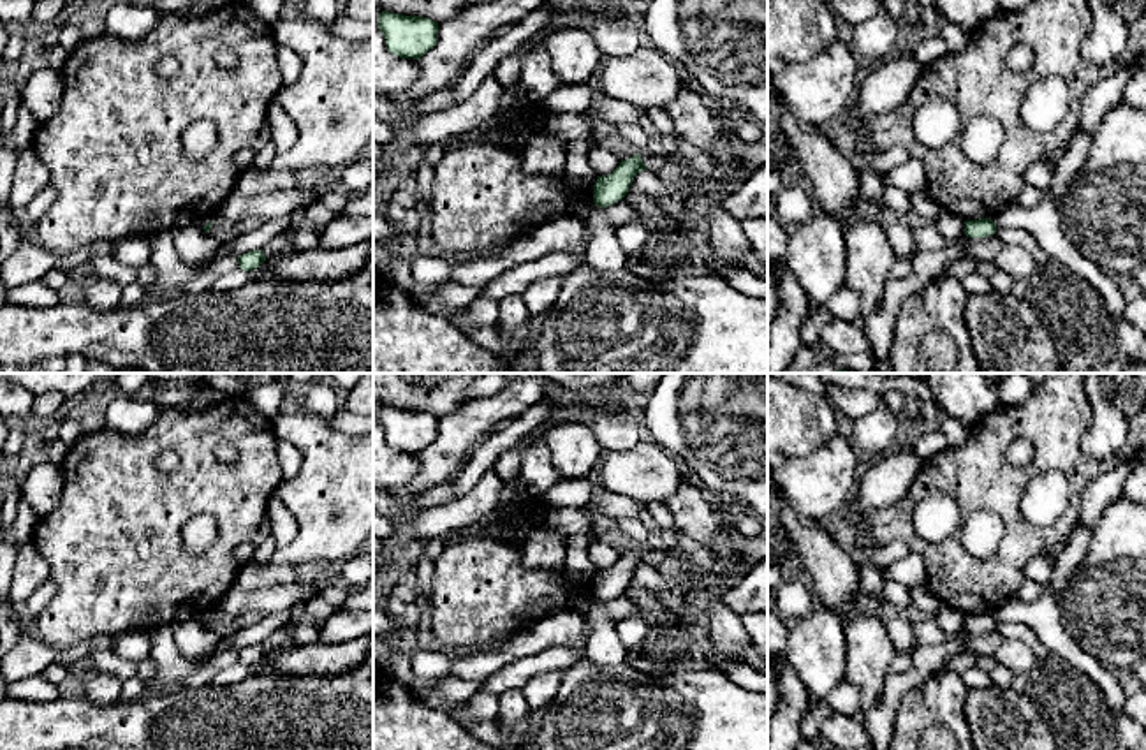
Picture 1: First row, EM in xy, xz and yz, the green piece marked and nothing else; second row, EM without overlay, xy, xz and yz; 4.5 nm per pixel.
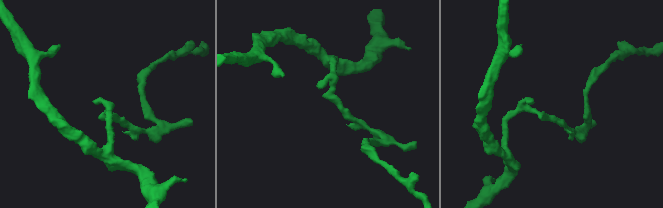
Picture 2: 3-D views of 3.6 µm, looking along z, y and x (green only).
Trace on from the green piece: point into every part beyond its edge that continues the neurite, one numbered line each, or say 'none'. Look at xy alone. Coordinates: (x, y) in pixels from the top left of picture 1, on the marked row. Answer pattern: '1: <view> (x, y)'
none

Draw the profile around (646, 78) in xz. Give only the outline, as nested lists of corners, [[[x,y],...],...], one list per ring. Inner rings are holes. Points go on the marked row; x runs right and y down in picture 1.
[[[648,42],[627,58],[604,56],[593,77],[604,95],[643,109],[665,107],[683,88],[669,58]]]

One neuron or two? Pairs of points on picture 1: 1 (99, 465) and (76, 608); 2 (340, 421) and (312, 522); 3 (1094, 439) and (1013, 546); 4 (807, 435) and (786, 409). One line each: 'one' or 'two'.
1: one
2: two
3: two
4: one

